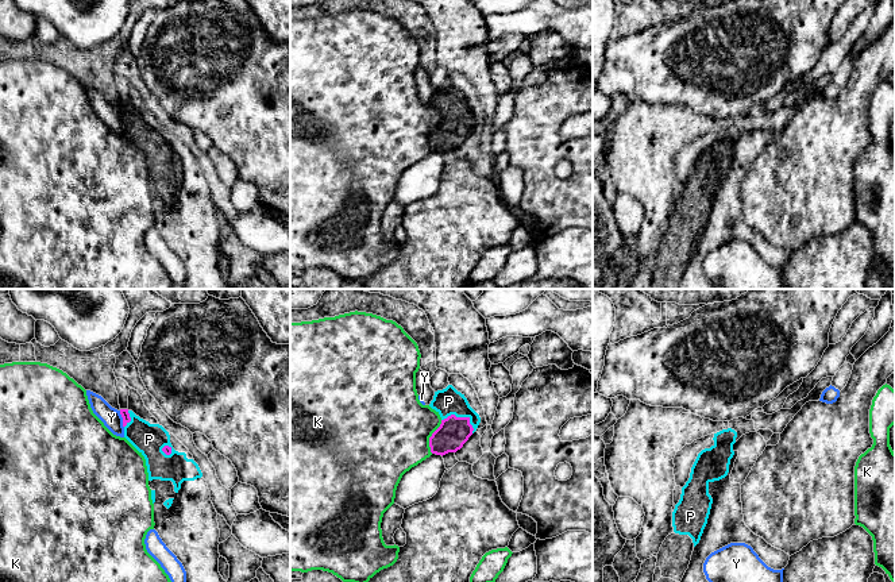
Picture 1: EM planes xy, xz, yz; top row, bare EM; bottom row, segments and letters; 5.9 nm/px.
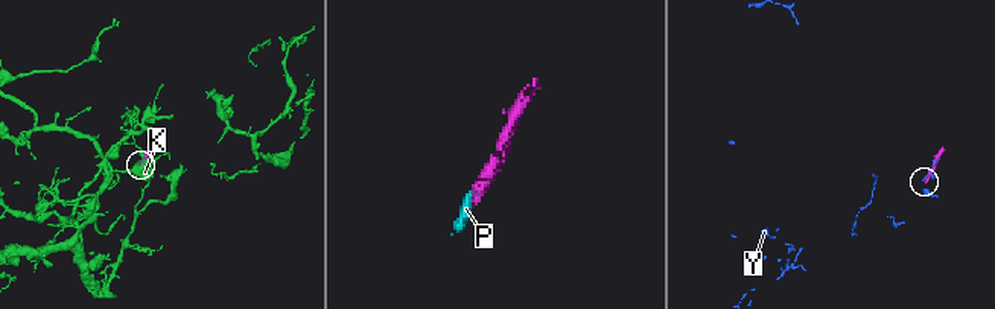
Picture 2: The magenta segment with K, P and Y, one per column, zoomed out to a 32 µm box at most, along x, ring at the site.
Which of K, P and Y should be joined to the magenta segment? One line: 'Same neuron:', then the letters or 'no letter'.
Same neuron: P

